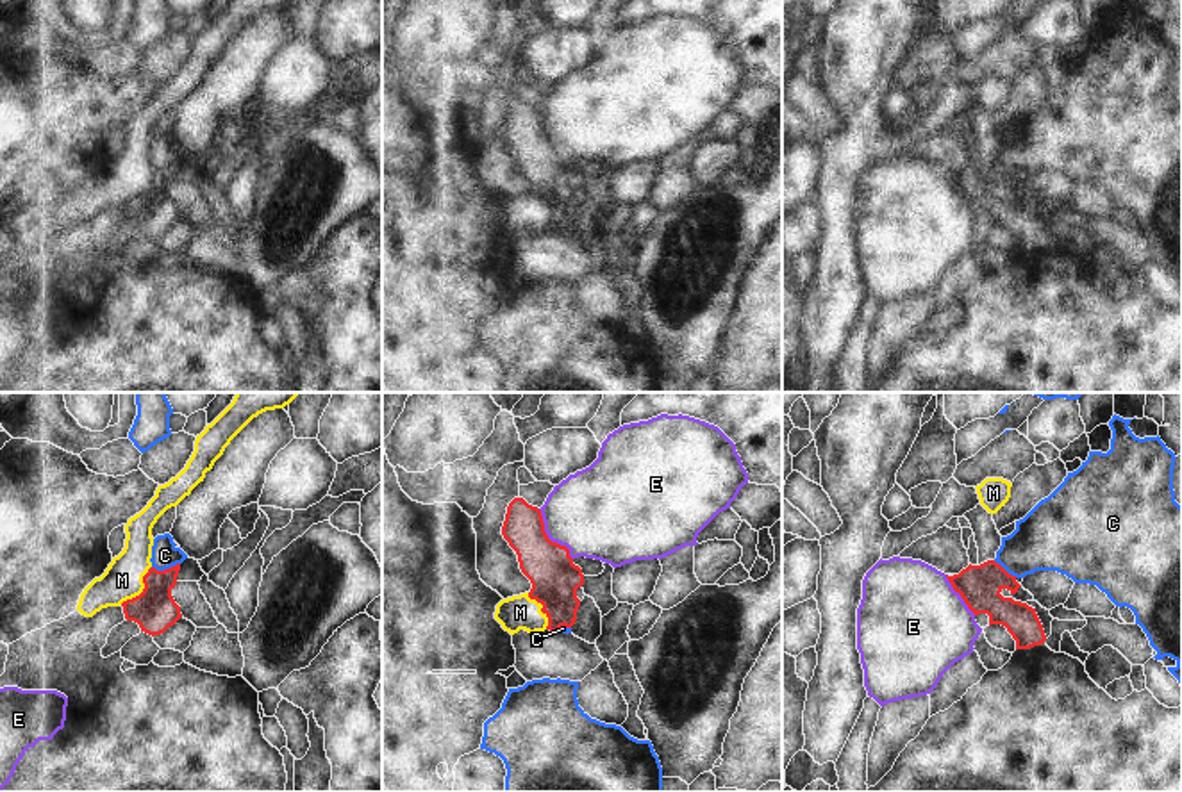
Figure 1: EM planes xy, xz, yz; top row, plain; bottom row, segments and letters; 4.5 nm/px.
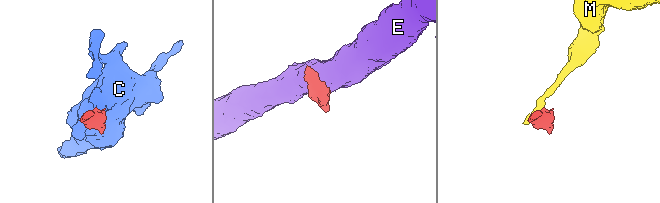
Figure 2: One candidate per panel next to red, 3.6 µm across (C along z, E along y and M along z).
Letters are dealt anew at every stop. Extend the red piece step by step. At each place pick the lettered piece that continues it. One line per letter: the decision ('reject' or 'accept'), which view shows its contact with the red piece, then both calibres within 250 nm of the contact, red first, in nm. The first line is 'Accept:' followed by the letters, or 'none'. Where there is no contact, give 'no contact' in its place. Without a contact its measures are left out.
Accept: C
C: accept | xy | 190/120 nm
E: reject | xz | 220/400 nm
M: reject | xy | 190/180 nm

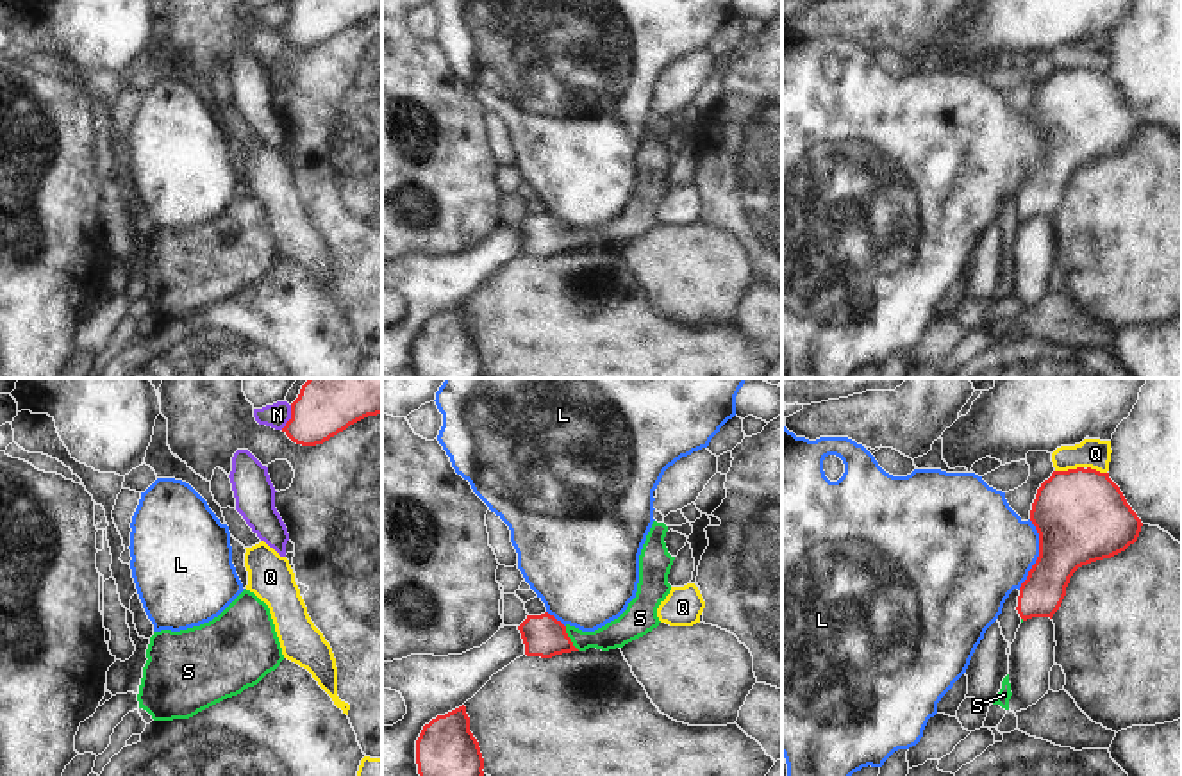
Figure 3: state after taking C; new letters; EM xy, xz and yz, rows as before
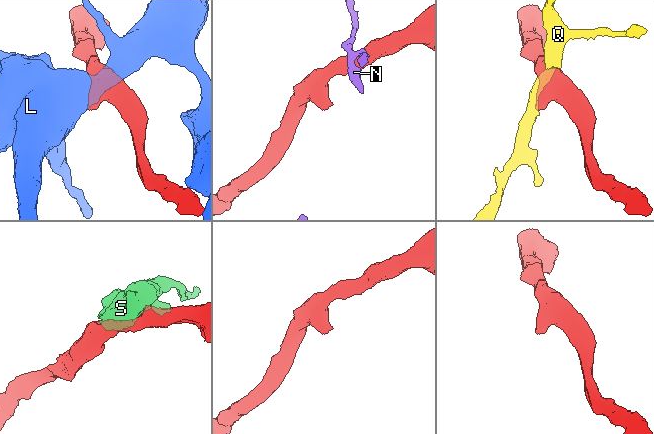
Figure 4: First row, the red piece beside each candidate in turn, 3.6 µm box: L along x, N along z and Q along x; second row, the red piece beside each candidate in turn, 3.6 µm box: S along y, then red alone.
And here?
Accept: S
L: reject | yz | 420/440 nm
N: reject | xy | 300/110 nm
Q: reject | yz | 420/140 nm
S: accept | xz | 190/120 nm

